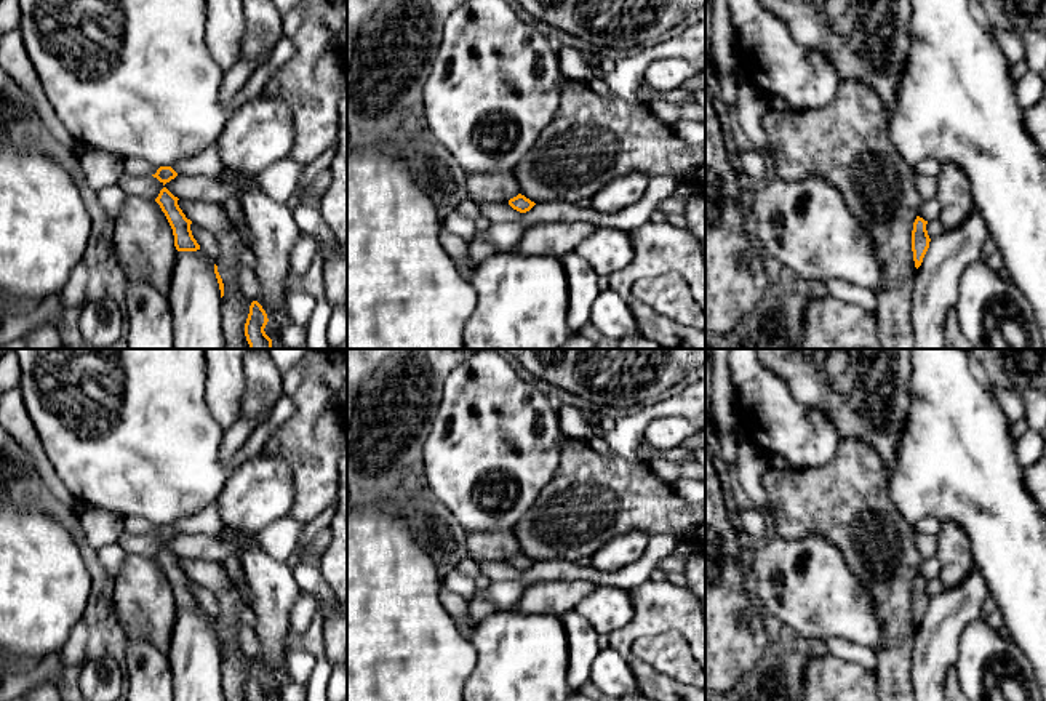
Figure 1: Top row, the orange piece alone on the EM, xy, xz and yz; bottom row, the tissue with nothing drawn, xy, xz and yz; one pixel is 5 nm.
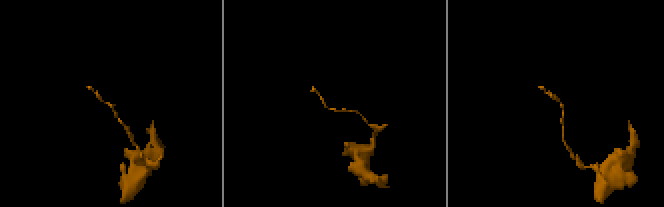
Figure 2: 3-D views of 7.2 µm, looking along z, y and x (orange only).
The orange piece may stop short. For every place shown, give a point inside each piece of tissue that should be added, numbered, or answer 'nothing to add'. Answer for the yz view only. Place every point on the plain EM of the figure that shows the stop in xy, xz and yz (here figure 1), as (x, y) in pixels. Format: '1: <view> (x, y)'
nothing to add

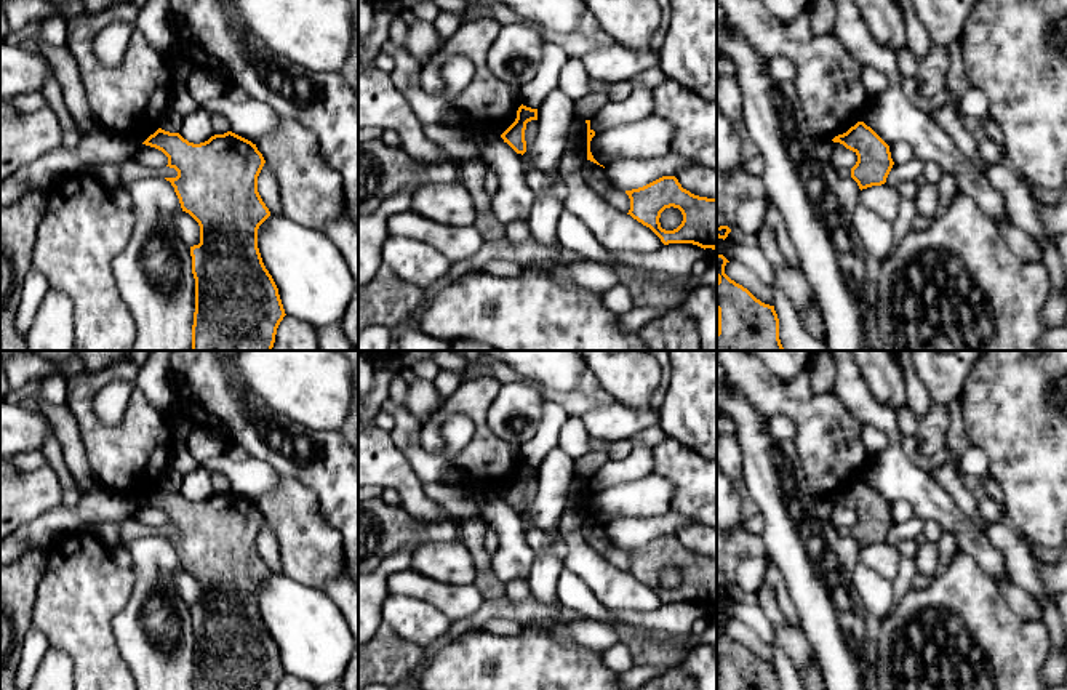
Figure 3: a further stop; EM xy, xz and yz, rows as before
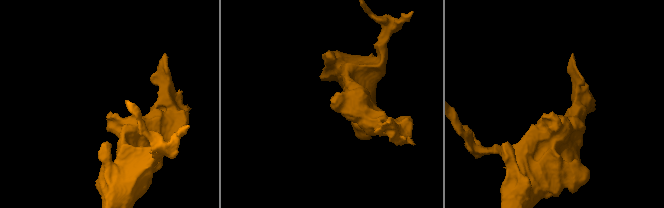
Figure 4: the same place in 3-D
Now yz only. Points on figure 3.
nothing to add

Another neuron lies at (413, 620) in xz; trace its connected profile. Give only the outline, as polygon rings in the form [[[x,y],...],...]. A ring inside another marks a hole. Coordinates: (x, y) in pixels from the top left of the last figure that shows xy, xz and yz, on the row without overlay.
[[[398,594],[387,597],[382,615],[394,632],[422,648],[445,642],[451,628],[451,621],[435,607]]]

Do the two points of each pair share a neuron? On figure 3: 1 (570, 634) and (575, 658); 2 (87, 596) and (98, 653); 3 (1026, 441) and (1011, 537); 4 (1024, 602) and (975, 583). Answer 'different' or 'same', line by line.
1: different
2: same
3: different
4: different

